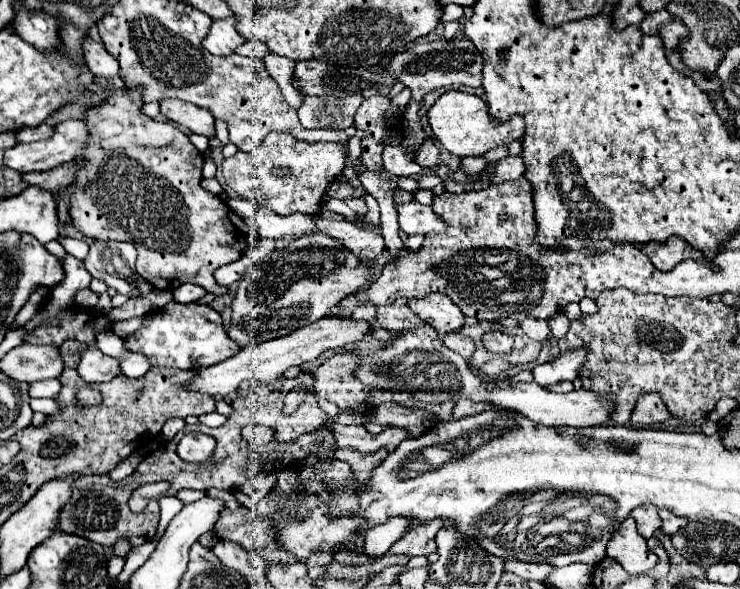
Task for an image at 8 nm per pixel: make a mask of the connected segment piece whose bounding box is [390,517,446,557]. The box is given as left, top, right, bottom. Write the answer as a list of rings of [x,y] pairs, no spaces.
[[[442,517],[438,519],[430,519],[414,529],[410,529],[402,539],[398,539],[398,543],[394,543],[394,547],[390,547],[390,553],[400,555],[406,553],[410,557],[414,555],[430,555],[436,551],[436,541],[434,535],[436,531],[444,525],[446,521]]]

